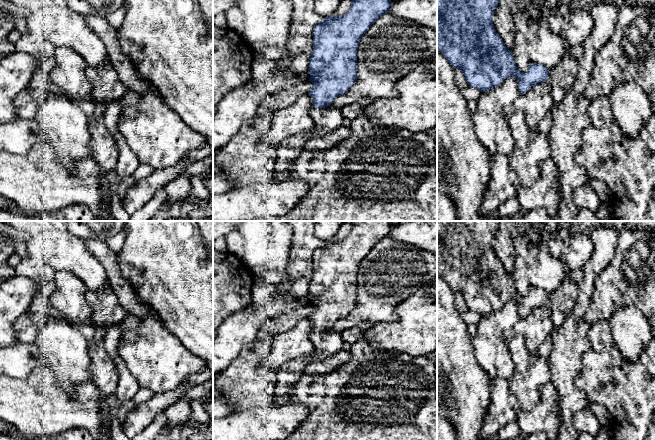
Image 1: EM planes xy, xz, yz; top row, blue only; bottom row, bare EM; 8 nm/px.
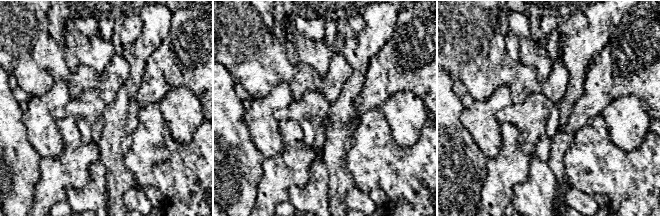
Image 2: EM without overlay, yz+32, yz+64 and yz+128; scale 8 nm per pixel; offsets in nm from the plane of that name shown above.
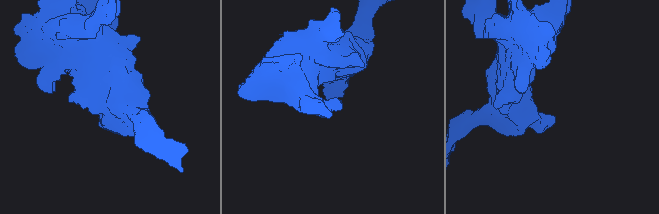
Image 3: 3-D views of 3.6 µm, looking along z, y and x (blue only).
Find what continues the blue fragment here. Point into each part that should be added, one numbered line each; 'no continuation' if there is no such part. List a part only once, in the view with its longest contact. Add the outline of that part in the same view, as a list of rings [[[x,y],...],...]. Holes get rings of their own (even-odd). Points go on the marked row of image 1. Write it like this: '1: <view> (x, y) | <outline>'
1: xz (325, 120) | [[[313,108],[312,127],[303,134],[284,139],[277,147],[276,177],[274,180],[289,179],[292,163],[303,151],[305,143],[342,126],[343,115],[340,108]]]

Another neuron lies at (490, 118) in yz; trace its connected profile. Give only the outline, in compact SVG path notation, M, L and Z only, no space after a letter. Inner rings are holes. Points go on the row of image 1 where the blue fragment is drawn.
M514 76L506 78L500 85L482 92L481 96L477 100L477 108L472 113L472 121L475 125L475 133L481 142L481 144L488 150L490 155L493 154L510 154L513 152L515 142L511 134L510 127L507 122L508 113L507 109L510 109L514 100L520 95L517 79Z

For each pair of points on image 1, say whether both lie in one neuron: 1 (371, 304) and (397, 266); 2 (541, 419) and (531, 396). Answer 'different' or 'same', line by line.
1: same
2: different

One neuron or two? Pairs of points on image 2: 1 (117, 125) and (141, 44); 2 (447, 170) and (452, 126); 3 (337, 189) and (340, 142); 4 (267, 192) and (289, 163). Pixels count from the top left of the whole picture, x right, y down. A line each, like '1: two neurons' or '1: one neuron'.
1: one neuron
2: one neuron
3: one neuron
4: one neuron

